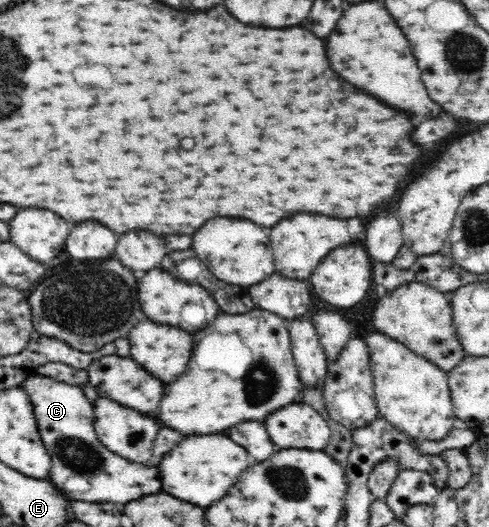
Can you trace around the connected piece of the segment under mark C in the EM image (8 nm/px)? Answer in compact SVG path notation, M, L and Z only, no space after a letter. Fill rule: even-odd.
M31 372L20 384L31 400L42 442L52 458L47 477L70 501L91 503L125 503L144 495L161 492L160 471L157 465L139 465L109 451L96 436L93 404L81 387L52 377ZM83 477L83 489L69 487L67 481Z

